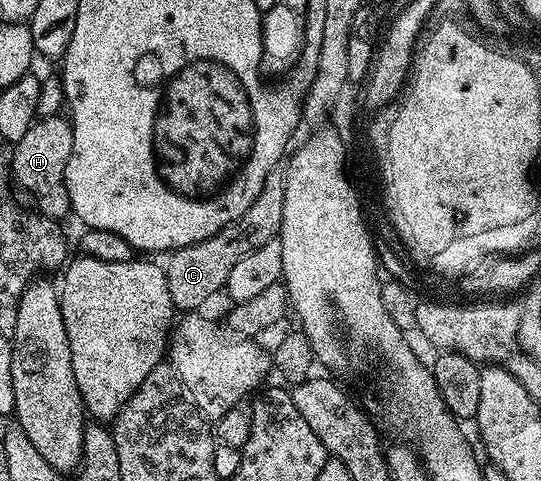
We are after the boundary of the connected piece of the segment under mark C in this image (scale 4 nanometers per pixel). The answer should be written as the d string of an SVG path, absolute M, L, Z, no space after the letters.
M274 171L267 175L263 183L263 191L255 195L255 203L239 215L227 227L220 229L215 235L203 239L194 245L172 250L164 262L163 268L167 279L167 291L171 295L171 303L177 311L197 311L218 292L224 290L227 275L231 275L231 267L243 259L243 255L251 255L255 247L263 247L271 238L278 236L283 223L283 195L285 194L284 172Z

